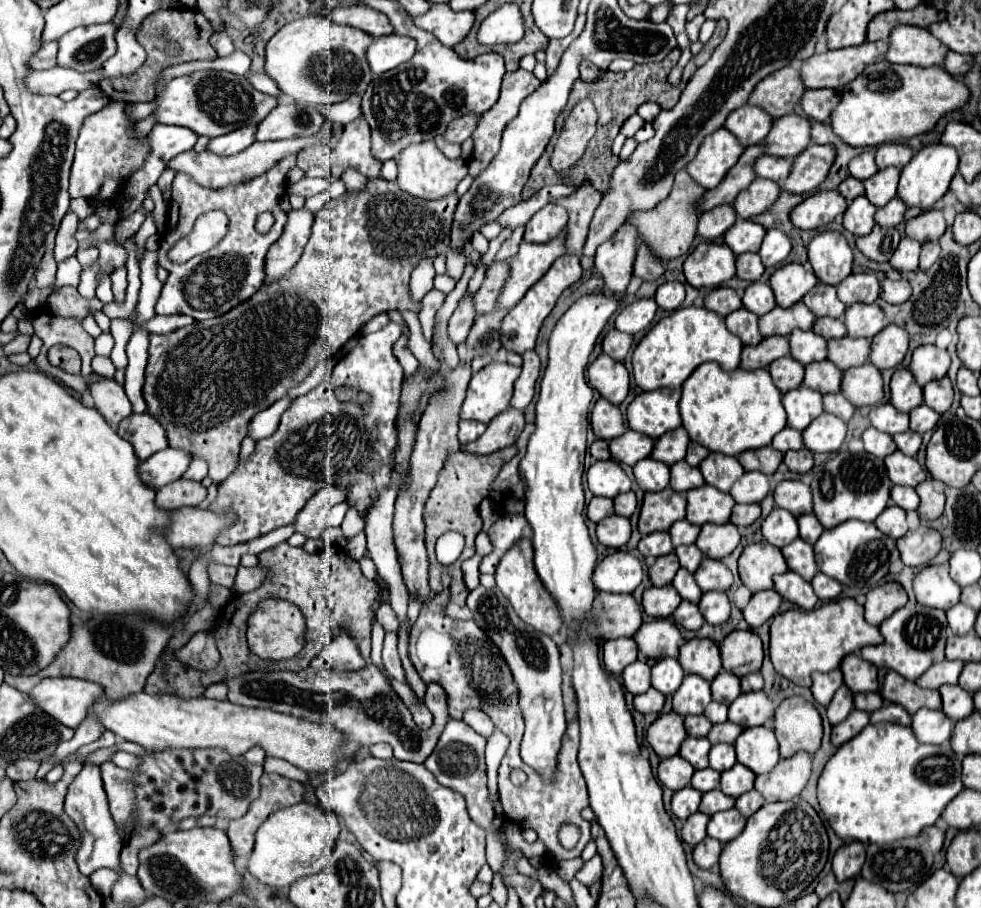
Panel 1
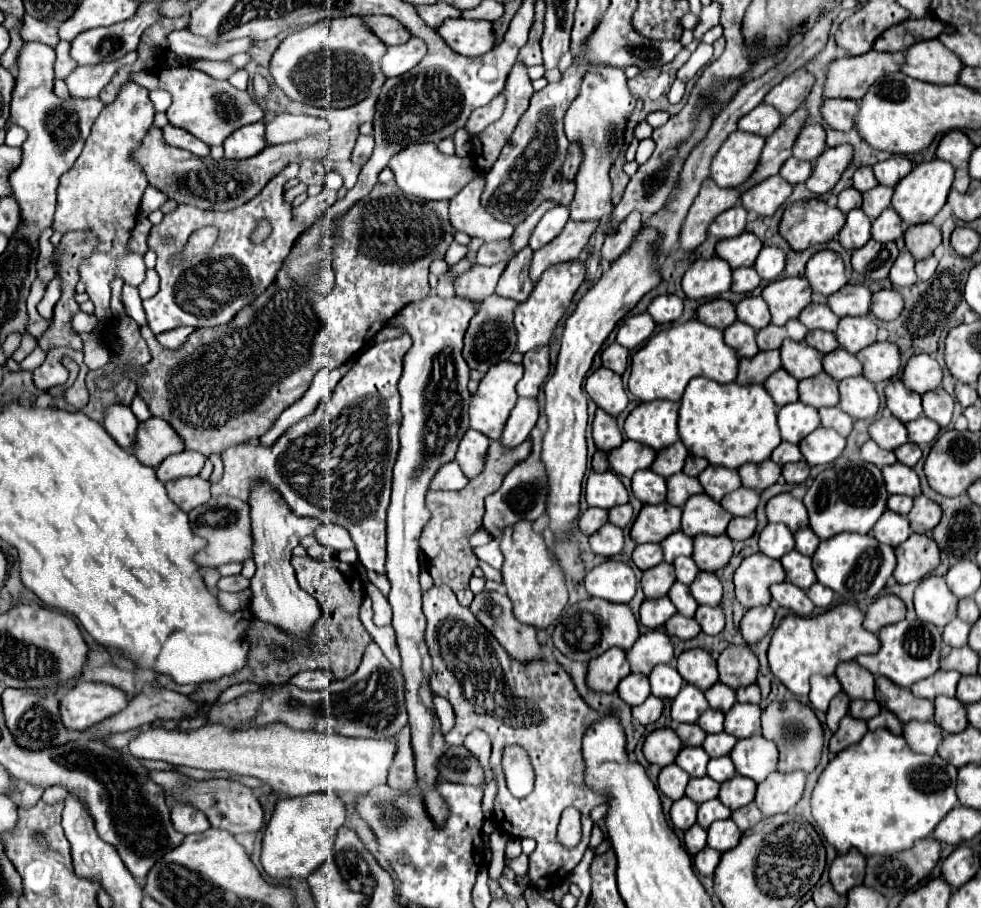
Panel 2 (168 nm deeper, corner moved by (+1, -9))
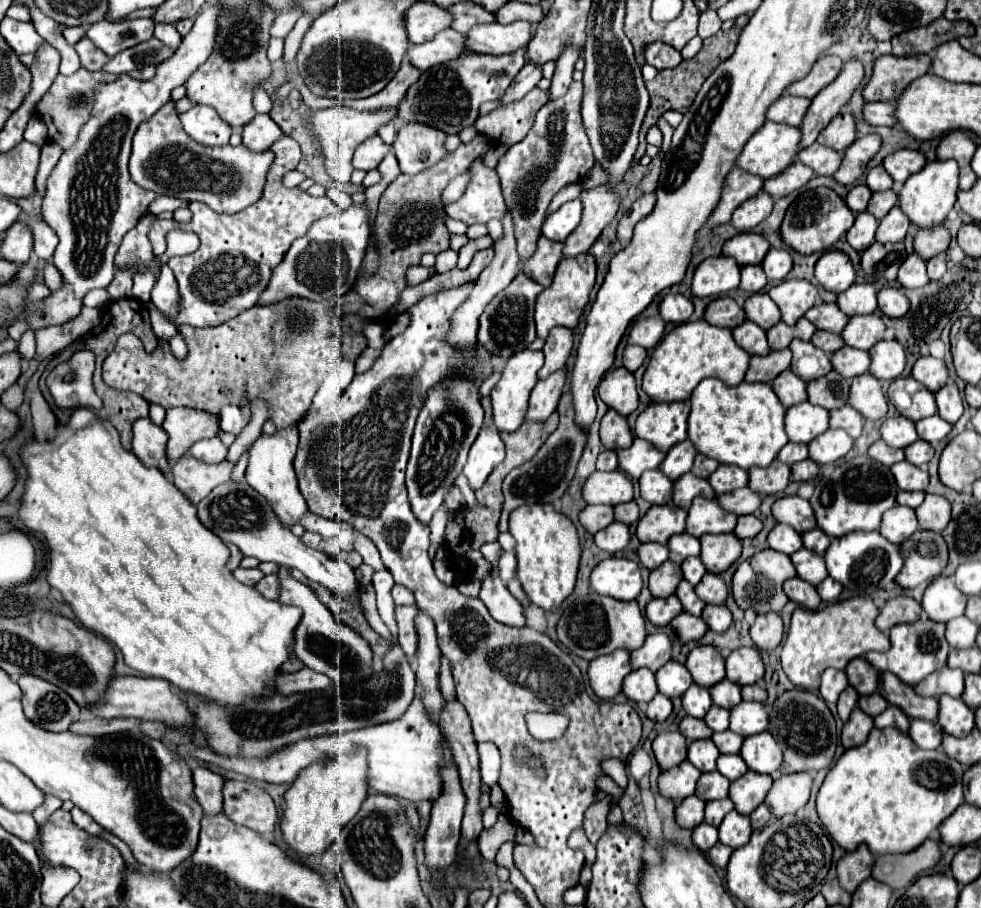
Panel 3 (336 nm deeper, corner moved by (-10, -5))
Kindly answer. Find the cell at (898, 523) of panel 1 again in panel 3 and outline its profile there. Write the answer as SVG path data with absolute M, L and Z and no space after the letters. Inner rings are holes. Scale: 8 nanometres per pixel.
M896 504L894 508L886 510L882 516L882 524L880 524L880 534L884 538L888 538L894 544L902 544L904 540L908 540L916 530L918 530L918 520L912 508L908 506L900 506Z

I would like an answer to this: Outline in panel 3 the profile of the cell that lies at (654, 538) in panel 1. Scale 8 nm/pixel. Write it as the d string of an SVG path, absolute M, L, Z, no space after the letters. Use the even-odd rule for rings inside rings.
M648 542L648 544L642 544L642 546L638 548L638 556L640 556L640 562L642 562L648 570L654 570L654 568L658 568L662 562L668 560L668 546L656 544L656 542Z

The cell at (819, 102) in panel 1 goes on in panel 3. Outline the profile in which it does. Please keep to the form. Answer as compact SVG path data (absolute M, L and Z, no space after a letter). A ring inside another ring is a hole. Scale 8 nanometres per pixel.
M866 102L862 108L862 118L870 126L896 126L892 102Z

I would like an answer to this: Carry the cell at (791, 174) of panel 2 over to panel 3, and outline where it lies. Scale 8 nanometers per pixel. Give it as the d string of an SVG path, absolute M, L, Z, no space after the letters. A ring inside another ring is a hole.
M814 142L810 148L804 148L798 154L798 160L802 164L806 164L808 168L812 168L816 176L832 176L840 166L842 156L836 150L824 148L818 142Z

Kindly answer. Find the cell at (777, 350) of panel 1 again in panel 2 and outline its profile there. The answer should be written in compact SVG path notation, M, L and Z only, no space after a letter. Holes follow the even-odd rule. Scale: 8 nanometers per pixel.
M779 350L759 352L753 358L739 360L739 376L735 382L737 384L763 384L779 368L781 368Z

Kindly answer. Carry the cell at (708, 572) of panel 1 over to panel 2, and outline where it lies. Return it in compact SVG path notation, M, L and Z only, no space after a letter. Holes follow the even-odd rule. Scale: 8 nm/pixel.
M699 572L699 576L689 586L689 590L693 598L697 600L697 604L707 604L707 606L719 606L721 596L723 596L721 582L711 572Z

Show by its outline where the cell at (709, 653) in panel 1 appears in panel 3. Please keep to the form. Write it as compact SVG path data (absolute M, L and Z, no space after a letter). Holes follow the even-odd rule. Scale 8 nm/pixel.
M696 646L686 660L686 668L690 670L696 684L710 688L726 678L724 658L714 646Z

